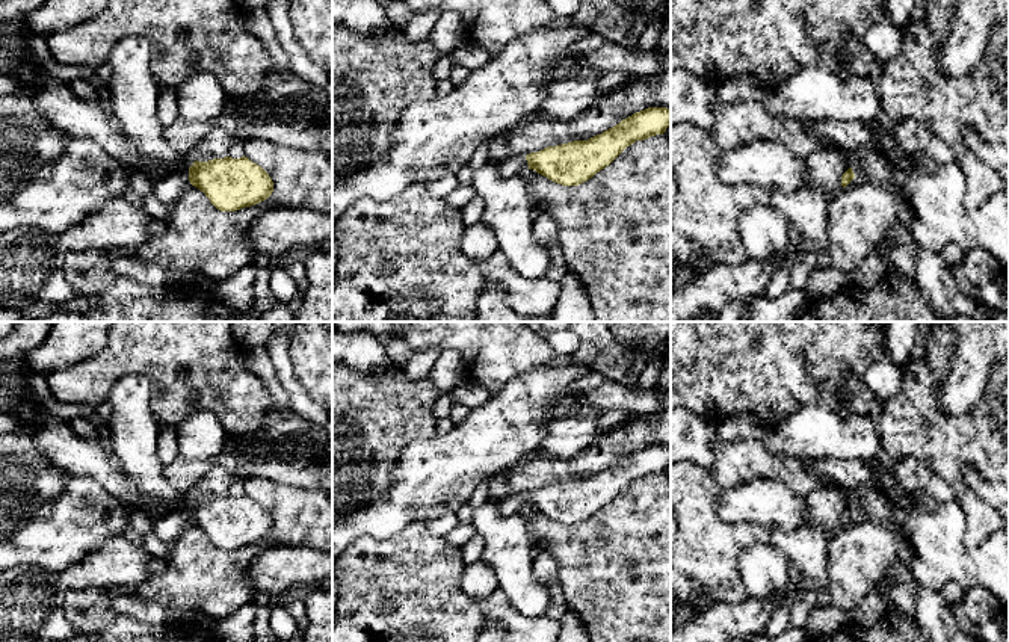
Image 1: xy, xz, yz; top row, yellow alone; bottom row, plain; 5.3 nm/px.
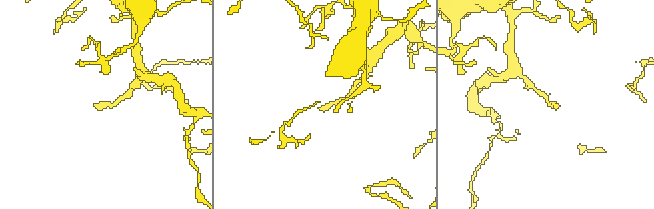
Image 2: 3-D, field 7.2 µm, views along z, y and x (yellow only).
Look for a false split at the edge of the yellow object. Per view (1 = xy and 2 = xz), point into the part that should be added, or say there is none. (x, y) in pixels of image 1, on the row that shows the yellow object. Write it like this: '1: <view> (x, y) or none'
1: xy (168, 189)
2: xz (518, 163)

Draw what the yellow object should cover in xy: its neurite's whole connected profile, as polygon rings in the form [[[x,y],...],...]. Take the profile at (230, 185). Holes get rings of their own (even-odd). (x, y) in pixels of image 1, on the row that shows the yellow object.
[[[248,157],[193,162],[187,171],[154,181],[154,192],[169,208],[187,187],[195,186],[221,211],[236,211],[267,199],[273,192],[269,174]]]

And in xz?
[[[648,107],[588,140],[547,147],[494,165],[501,175],[533,169],[557,184],[579,186],[609,166],[627,147],[663,134],[669,125],[671,109]]]

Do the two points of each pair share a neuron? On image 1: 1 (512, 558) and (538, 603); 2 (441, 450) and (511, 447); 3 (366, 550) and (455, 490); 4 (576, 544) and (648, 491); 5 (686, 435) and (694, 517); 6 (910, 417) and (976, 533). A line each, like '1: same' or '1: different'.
1: same
2: same
3: different
4: same
5: different
6: same

